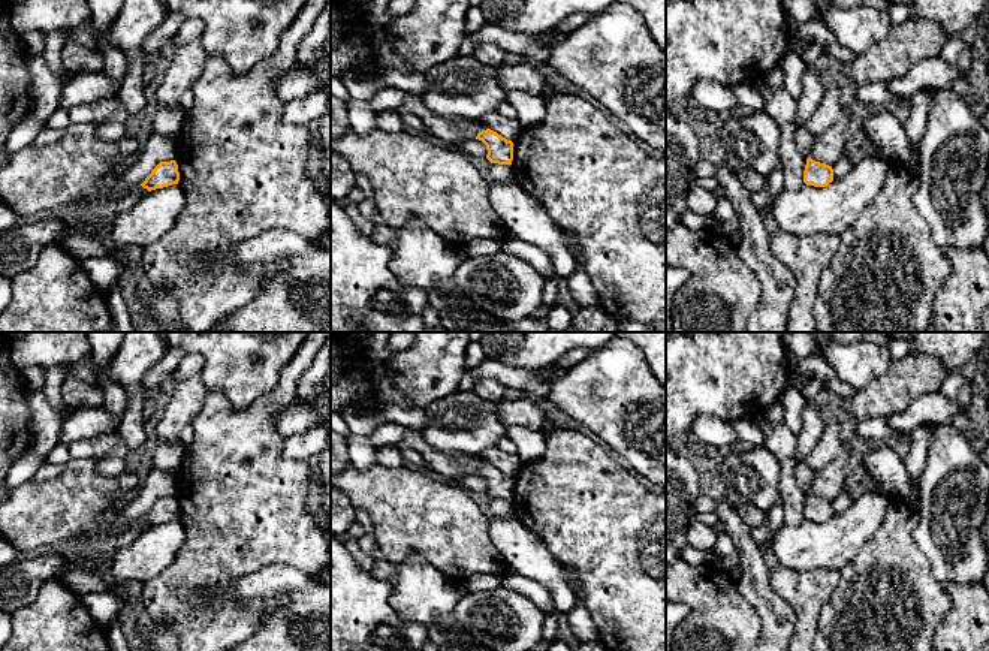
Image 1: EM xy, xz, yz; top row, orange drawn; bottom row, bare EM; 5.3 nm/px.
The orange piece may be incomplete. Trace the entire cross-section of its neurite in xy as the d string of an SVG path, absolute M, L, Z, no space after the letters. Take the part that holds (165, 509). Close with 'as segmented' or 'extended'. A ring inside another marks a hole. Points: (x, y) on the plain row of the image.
M175 495L160 497L141 519L148 527L178 519L180 507Z; as segmented

